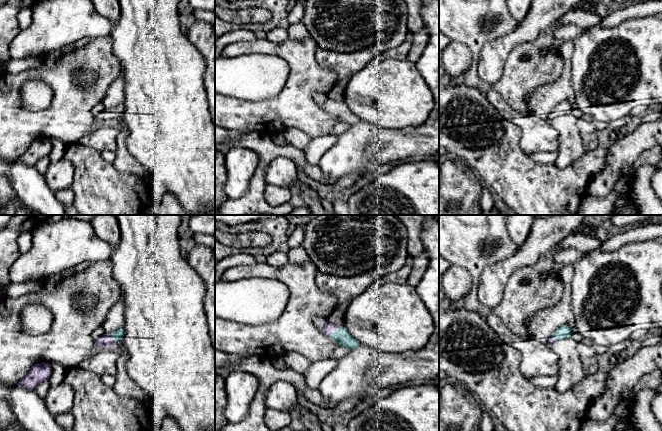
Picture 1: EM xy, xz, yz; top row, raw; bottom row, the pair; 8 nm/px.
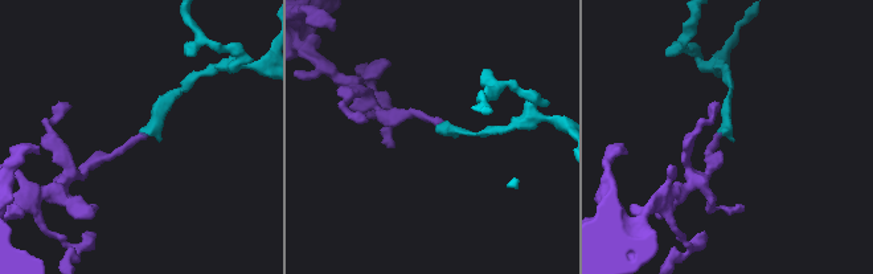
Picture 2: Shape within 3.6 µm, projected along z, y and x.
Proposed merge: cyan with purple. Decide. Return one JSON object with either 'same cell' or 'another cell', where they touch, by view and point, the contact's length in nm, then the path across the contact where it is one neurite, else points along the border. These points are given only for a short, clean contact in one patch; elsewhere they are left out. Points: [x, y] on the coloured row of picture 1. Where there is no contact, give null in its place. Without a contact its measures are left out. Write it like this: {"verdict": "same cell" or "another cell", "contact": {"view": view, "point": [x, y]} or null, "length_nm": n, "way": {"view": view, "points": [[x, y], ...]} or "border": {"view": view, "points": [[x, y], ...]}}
{"verdict": "same cell", "contact": {"view": "xz", "point": [335, 331]}, "length_nm": 110, "way": {"view": "xz", "points": [[341, 336], [335, 331], [329, 327]]}}

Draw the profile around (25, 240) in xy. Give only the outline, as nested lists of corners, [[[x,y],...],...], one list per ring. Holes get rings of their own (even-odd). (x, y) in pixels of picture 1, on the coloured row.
[[[29,230],[23,231],[19,235],[19,237],[17,239],[17,243],[18,243],[19,251],[21,254],[28,252],[33,245],[33,235],[32,235],[31,231],[29,231]]]

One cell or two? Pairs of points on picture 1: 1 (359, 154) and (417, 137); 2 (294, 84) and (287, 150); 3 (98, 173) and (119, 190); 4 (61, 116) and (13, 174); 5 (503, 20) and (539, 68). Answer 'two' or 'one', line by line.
1: one
2: two
3: one
4: two
5: one

